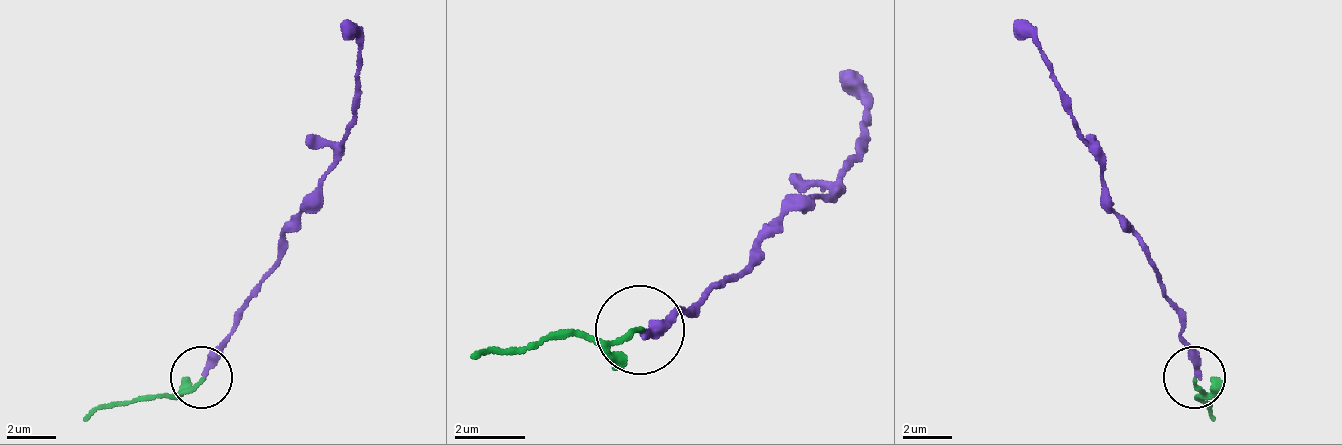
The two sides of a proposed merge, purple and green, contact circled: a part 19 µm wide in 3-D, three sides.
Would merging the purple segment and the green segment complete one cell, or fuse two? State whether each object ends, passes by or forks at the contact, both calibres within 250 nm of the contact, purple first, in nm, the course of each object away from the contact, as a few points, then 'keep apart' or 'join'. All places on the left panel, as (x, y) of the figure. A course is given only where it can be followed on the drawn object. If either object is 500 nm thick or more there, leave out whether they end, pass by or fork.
purple ends; green ends; calibres 300 and 150 nm; course purple (202, 376), (233, 314), (308, 202), (357, 115), (357, 41), (339, 22); course green (202, 376), (178, 394), (140, 394), (85, 419); keep apart

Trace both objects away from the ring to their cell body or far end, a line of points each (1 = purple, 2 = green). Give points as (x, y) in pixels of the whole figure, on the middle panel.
1: (642, 332), (686, 314), (793, 207), (864, 154), (864, 101), (837, 74)
2: (642, 332), (606, 341), (553, 332), (473, 358)

